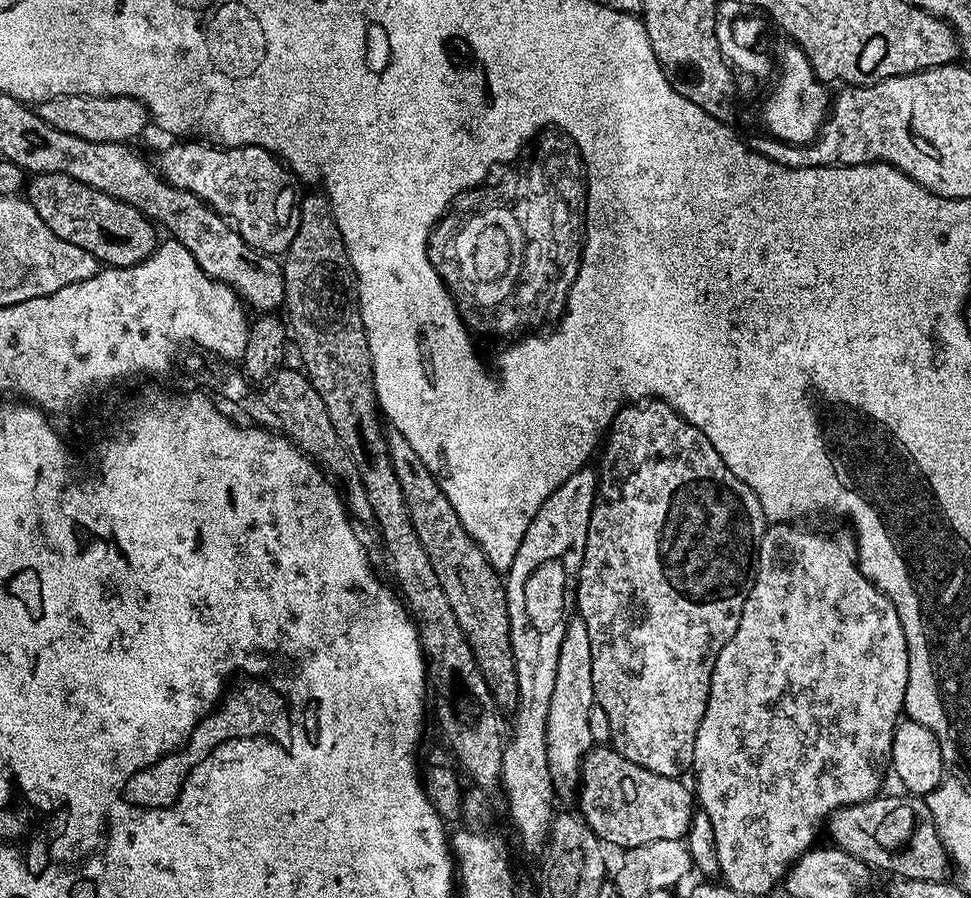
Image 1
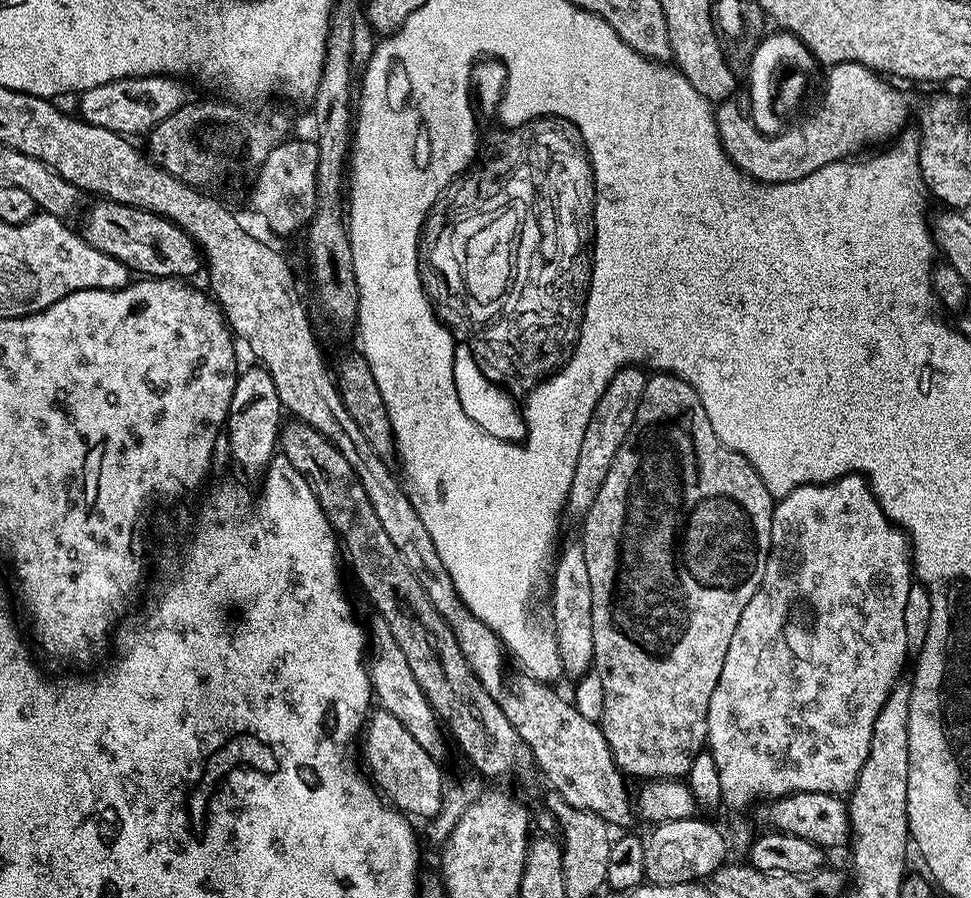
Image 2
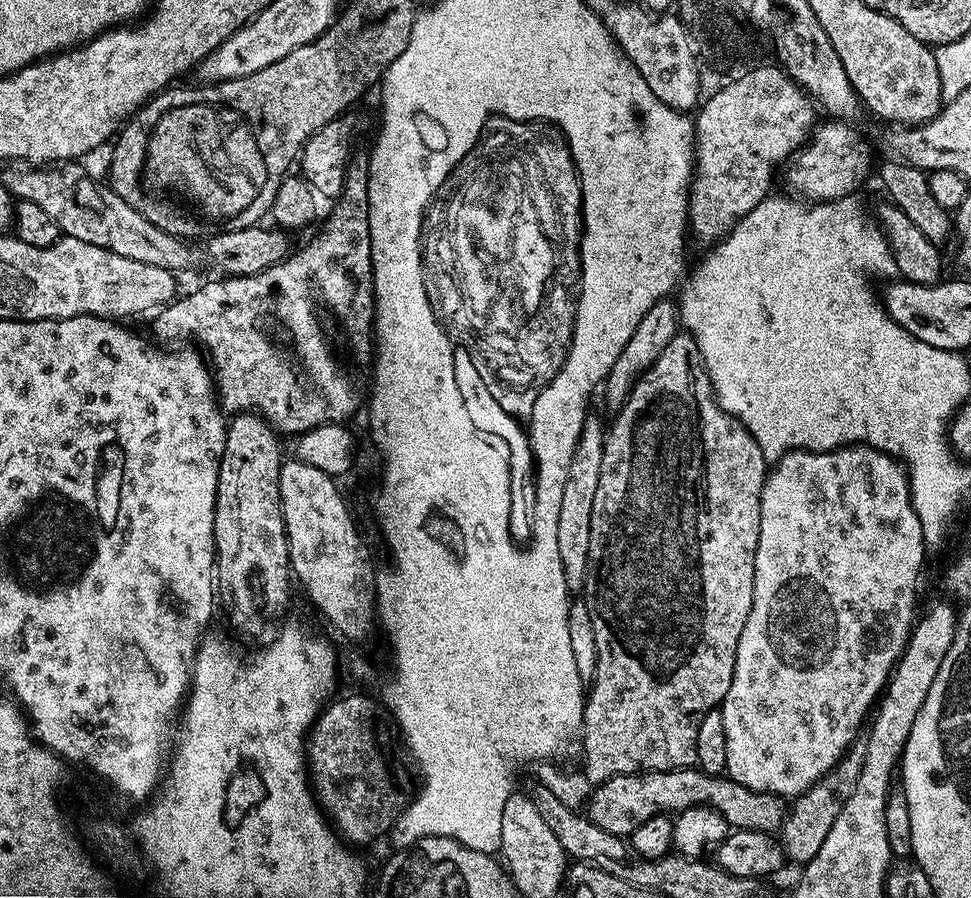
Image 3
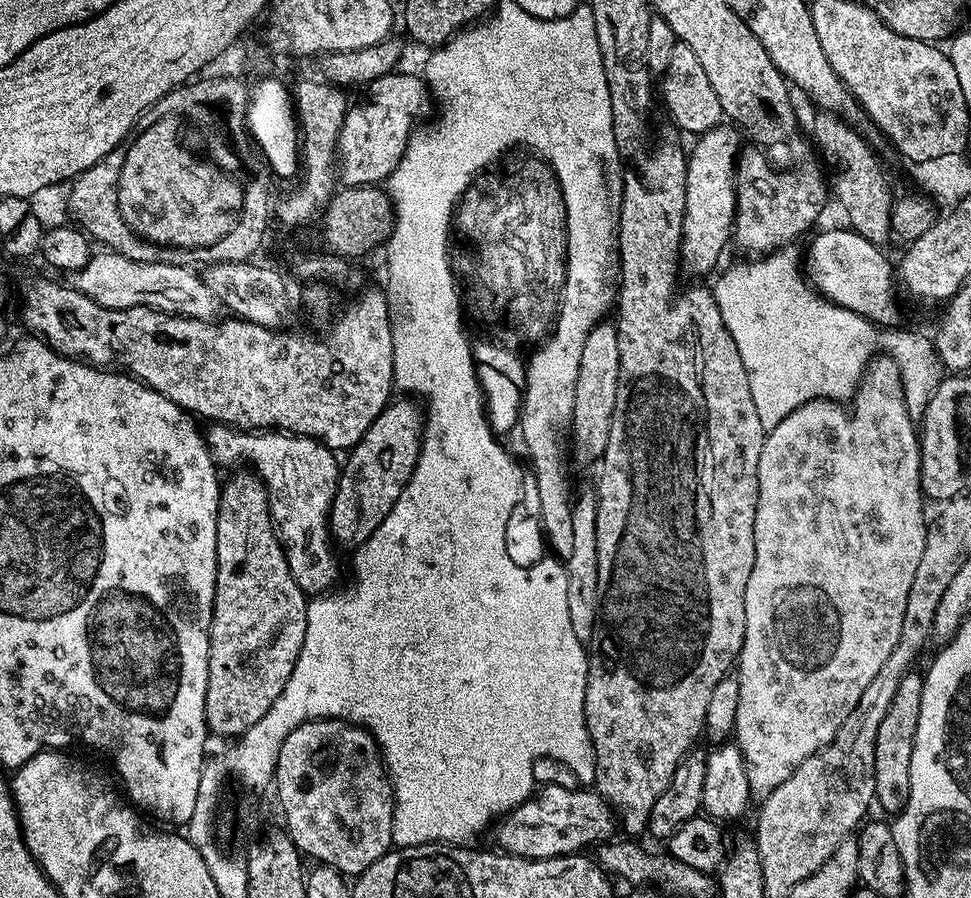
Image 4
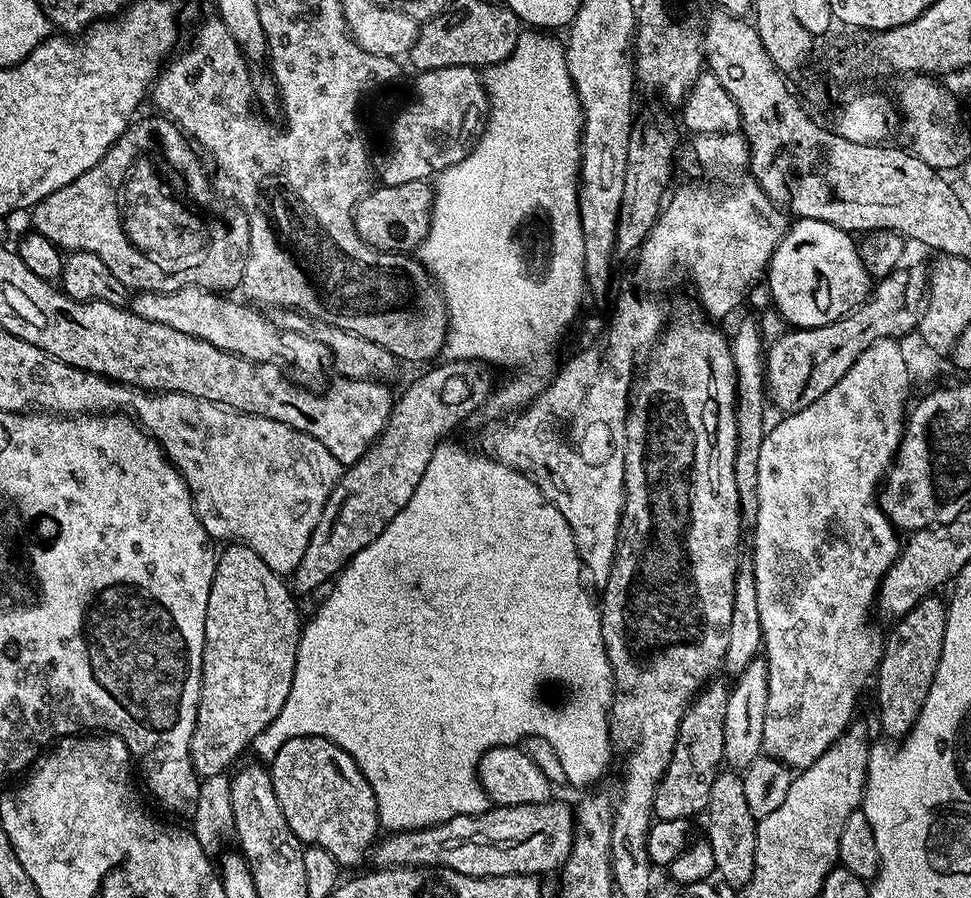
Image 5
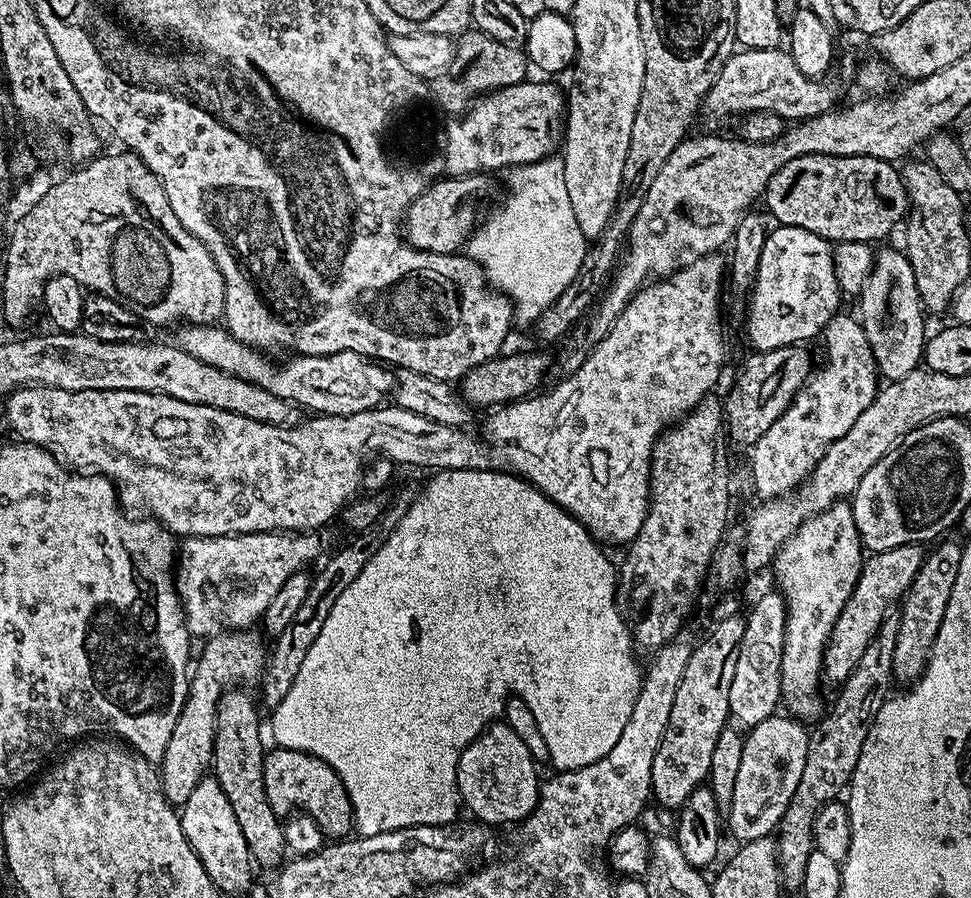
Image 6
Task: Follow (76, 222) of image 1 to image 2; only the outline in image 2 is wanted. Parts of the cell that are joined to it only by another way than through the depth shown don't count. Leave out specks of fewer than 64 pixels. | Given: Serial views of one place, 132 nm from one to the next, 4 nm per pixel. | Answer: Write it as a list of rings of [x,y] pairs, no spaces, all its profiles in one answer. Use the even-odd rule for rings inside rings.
[[[103,198],[95,201],[96,205],[84,216],[78,225],[78,231],[94,250],[102,250],[102,254],[110,254],[110,258],[118,258],[133,273],[144,278],[188,278],[202,268],[202,253],[177,224],[171,224],[153,212],[135,208],[129,204],[119,204]]]

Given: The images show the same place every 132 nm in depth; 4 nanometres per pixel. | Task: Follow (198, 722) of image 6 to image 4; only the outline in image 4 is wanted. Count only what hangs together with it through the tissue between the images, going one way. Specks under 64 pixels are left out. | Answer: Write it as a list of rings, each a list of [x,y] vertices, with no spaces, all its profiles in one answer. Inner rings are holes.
[[[236,470],[229,476],[232,477],[223,481],[220,490],[220,505],[216,511],[216,593],[212,607],[212,625],[208,631],[210,654],[208,655],[208,681],[206,682],[206,722],[208,731],[213,737],[232,736],[228,738],[238,738],[268,713],[270,706],[274,706],[274,702],[283,694],[286,682],[290,682],[290,674],[298,662],[298,654],[302,650],[302,642],[306,638],[309,597],[298,586],[298,582],[286,562],[284,547],[280,544],[280,537],[276,535],[276,525],[272,522],[272,510],[268,505],[268,491],[264,489],[260,477],[251,470]]]

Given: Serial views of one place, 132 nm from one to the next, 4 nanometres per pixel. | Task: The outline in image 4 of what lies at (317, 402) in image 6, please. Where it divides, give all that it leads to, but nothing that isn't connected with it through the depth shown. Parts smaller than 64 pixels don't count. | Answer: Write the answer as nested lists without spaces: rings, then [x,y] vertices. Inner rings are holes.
[[[111,250],[100,251],[74,276],[74,287],[94,302],[107,308],[146,306],[175,316],[189,316],[195,320],[215,321],[221,315],[221,302],[214,294],[210,294],[210,286],[206,286],[199,271],[191,267],[183,268],[180,264],[155,264],[152,260],[136,260],[137,258],[123,256],[122,253]]]

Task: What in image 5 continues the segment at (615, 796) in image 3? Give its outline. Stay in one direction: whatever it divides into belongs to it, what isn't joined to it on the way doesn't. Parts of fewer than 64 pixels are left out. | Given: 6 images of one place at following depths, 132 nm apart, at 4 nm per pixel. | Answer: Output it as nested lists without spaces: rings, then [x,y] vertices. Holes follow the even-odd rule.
[[[551,798],[541,804],[492,806],[486,812],[450,818],[429,828],[385,835],[375,845],[374,864],[376,868],[449,868],[471,876],[540,878],[543,872],[563,868],[575,837],[573,805]]]

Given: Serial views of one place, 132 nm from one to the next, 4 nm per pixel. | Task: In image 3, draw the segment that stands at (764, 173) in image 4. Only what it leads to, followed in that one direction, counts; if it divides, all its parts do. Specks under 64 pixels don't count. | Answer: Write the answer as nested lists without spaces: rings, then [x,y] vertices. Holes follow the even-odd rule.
[[[828,118],[825,119],[825,124],[817,123],[815,125],[814,131],[811,136],[808,137],[808,143],[804,145],[803,148],[800,149],[799,152],[796,153],[795,156],[792,157],[791,160],[788,161],[786,165],[786,172],[788,171],[788,184],[790,187],[793,188],[791,191],[795,193],[797,197],[803,198],[805,201],[808,202],[819,202],[822,200],[843,200],[845,198],[851,197],[853,195],[852,192],[855,190],[856,187],[859,186],[860,183],[863,182],[864,179],[867,178],[868,175],[873,175],[874,172],[874,164],[872,168],[872,148],[870,145],[867,144],[866,141],[864,141],[864,136],[862,133],[859,132],[856,128],[851,128],[851,123],[848,122],[841,122],[839,119],[836,118]]]

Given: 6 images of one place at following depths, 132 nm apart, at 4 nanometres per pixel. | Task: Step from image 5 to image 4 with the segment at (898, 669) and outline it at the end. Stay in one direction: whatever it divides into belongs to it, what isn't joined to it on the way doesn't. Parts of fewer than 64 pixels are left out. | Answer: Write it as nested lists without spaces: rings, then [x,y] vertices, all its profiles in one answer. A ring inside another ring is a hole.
[[[911,672],[903,676],[894,693],[894,699],[878,726],[875,739],[875,803],[890,816],[905,808],[910,796],[910,761],[913,757],[914,739],[917,738],[918,714],[921,713],[921,694],[924,689],[923,675]]]

